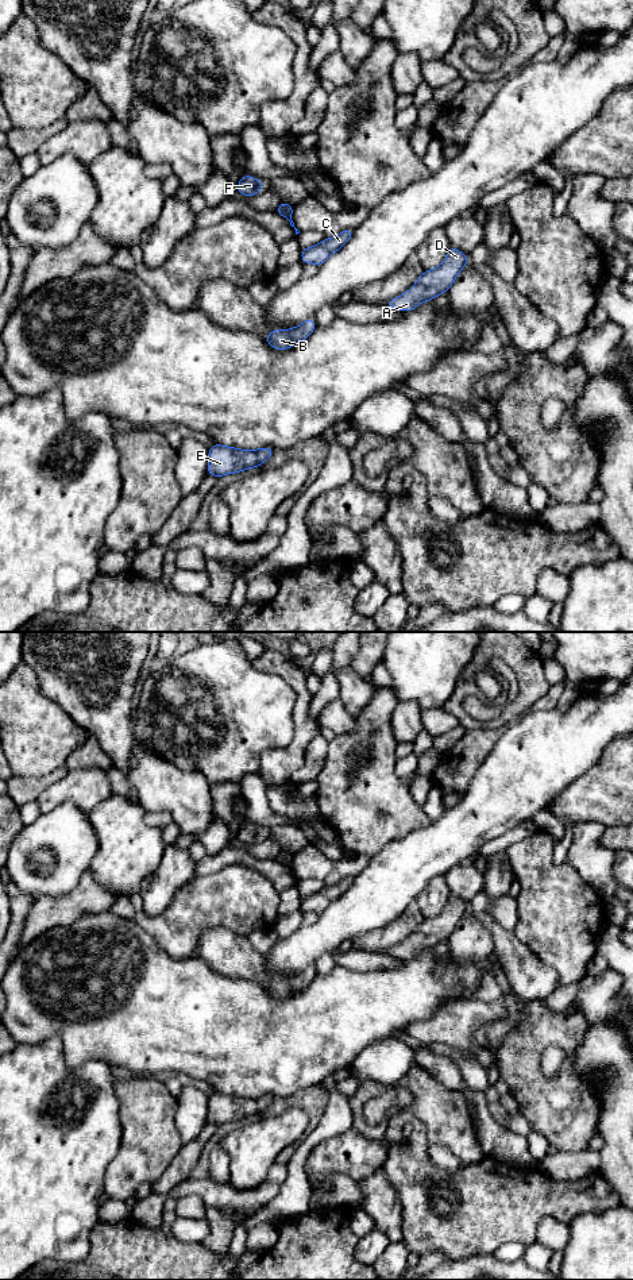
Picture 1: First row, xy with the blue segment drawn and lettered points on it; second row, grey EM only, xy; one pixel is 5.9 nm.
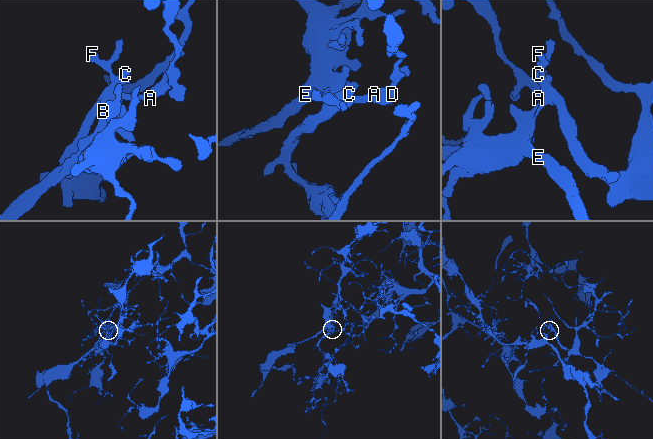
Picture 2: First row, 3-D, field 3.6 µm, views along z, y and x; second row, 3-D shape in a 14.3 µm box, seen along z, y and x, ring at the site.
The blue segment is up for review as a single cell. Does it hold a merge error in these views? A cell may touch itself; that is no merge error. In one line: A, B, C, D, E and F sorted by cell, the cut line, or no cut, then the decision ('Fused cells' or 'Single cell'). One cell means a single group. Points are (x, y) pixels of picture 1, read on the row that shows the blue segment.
Groups: A B C D E F. No split. Single cell

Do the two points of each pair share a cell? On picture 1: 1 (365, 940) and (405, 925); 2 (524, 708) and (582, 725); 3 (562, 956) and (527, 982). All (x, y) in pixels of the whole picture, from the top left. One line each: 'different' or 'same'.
1: same
2: different
3: different

